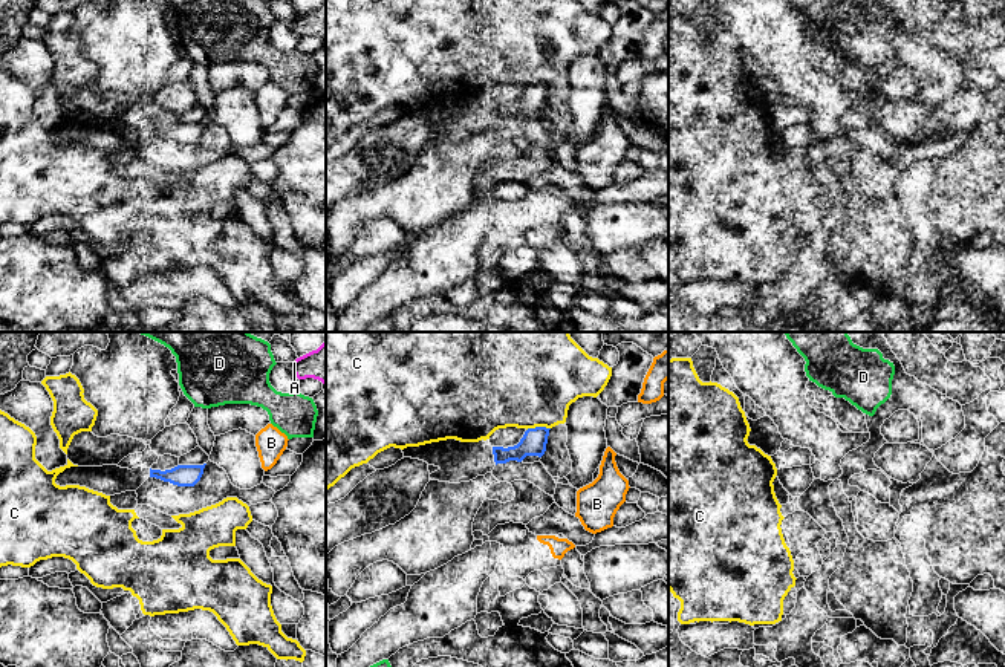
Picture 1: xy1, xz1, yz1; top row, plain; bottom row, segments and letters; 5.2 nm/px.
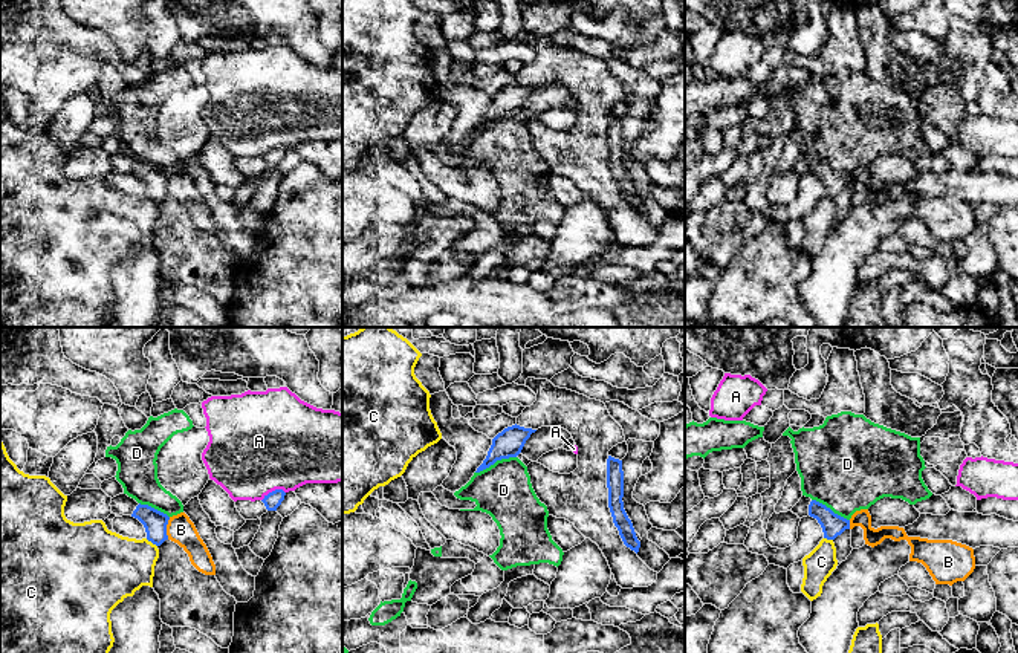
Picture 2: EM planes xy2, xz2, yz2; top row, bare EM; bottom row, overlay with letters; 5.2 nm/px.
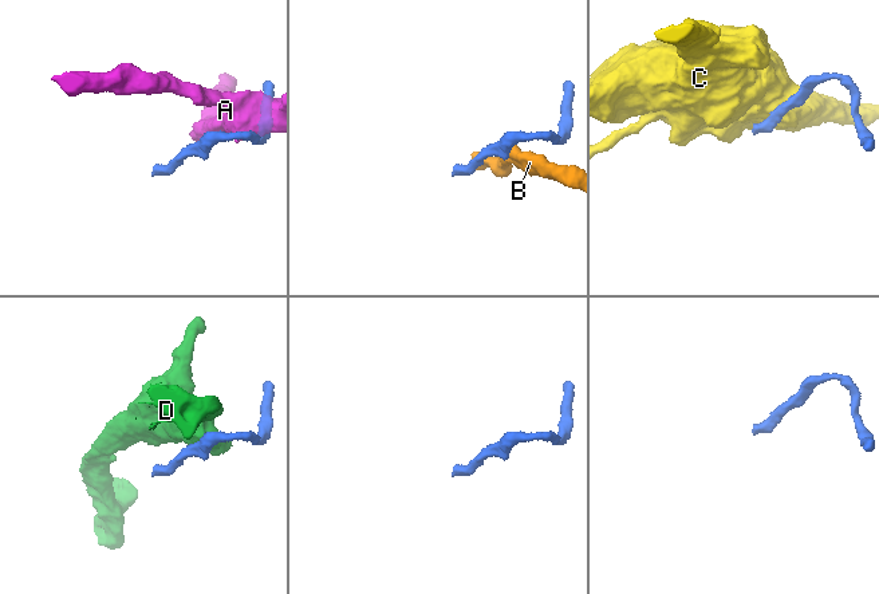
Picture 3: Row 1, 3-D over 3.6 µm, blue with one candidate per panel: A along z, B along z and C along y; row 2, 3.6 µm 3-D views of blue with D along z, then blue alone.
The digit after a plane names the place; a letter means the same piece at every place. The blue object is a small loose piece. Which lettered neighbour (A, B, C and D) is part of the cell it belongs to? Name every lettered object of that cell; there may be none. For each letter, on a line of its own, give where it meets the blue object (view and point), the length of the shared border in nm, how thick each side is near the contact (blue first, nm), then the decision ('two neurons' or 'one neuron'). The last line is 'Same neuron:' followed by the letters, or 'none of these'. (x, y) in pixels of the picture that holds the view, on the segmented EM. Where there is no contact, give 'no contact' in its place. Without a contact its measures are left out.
A: xy2 (272, 491) | 140 nm | 90/500 nm | two neurons
B: xy2 (165, 528) | 120 nm | 130/150 nm | two neurons
C: xz1 (537, 427) | 130 nm | 130/480 nm | two neurons
D: xz2 (496, 461) | 240 nm | 150/280 nm | two neurons
Same neuron: none of these

